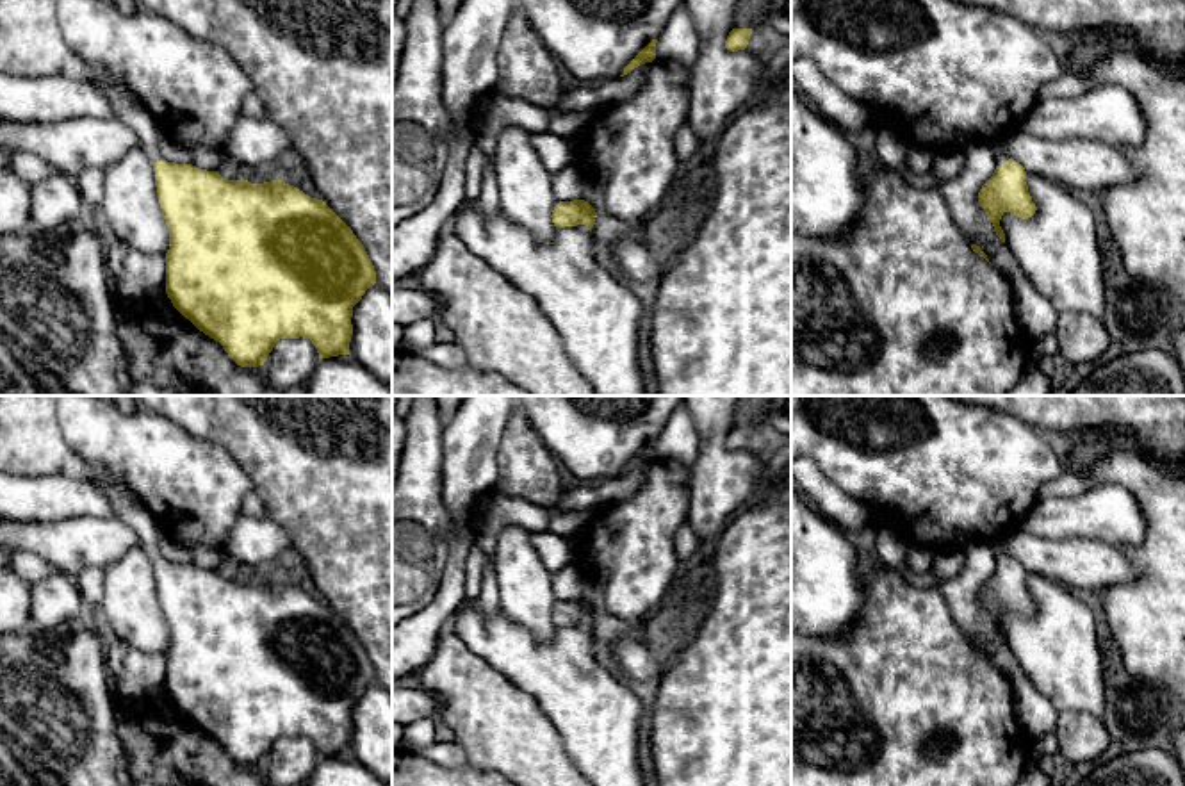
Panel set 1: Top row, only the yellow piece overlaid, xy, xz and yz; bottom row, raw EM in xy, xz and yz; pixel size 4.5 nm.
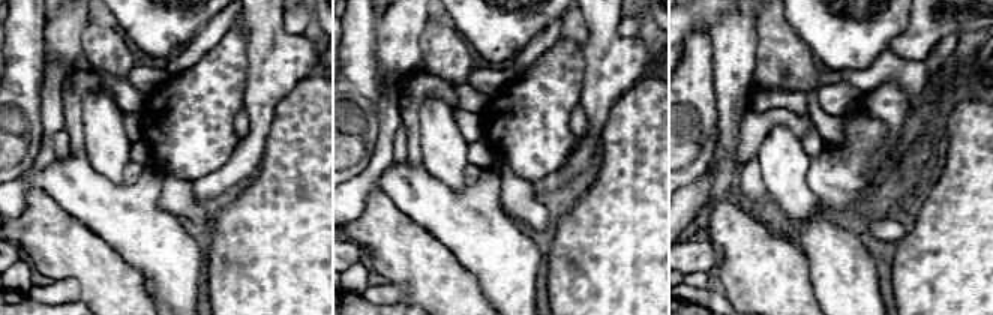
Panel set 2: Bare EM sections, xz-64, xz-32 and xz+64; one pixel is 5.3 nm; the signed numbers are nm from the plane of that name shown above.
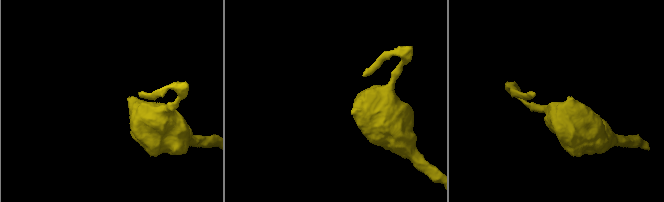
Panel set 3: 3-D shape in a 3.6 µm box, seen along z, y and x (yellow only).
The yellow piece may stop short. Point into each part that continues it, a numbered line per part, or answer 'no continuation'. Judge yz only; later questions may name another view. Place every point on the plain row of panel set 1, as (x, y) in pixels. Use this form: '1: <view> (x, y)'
1: yz (1000, 546)

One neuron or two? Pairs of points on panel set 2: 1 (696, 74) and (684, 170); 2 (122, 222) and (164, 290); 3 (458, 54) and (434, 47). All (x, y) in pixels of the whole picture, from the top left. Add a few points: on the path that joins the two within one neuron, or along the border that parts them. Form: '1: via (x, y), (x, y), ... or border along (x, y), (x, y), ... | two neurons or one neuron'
1: via (695, 98), (695, 146) | one neuron
2: via (138, 239), (164, 264), (164, 273) | one neuron
3: via (452, 54), (446, 54), (440, 48) | one neuron

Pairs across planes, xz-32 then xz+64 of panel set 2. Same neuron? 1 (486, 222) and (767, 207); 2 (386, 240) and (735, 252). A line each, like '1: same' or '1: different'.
1: same
2: same

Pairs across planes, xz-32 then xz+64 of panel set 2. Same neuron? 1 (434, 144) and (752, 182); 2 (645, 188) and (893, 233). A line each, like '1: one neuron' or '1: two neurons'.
1: two neurons
2: two neurons

